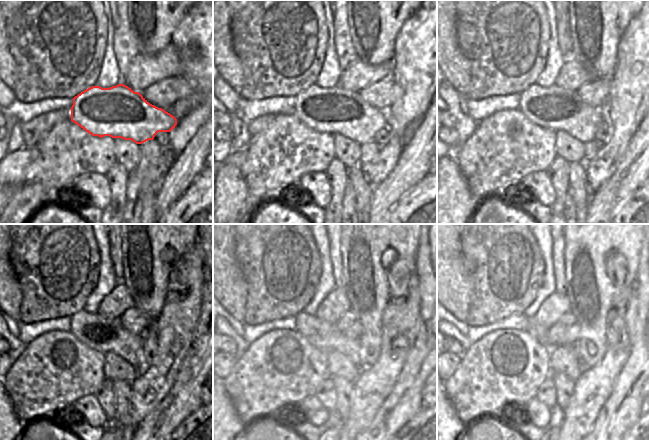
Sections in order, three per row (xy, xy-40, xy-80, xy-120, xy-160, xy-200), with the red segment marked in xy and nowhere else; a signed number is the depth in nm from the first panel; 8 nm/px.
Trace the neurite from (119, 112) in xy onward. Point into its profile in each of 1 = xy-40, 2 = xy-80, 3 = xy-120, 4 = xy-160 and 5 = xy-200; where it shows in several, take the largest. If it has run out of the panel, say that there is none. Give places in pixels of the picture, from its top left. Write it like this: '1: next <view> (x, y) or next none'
1: next xy-40 (335, 110)
2: next xy-80 (553, 108)
3: next xy-120 (100, 333)
4: next xy-160 (325, 336)
5: next xy-200 (538, 332)

